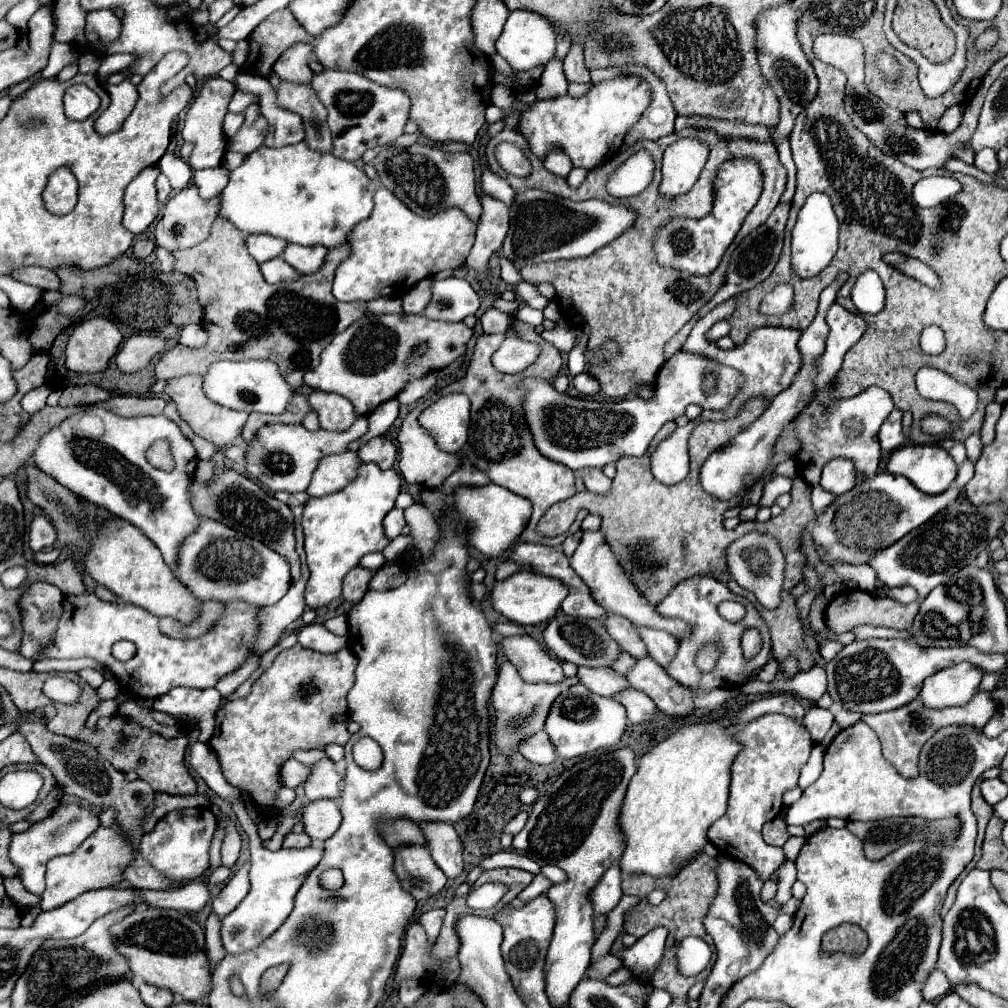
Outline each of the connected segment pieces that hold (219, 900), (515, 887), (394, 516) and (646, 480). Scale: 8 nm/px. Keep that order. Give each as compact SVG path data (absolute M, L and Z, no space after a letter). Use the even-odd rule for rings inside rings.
M245 862L237 874L223 886L221 894L213 900L213 914L219 918L225 918L229 912L233 912L241 900L249 894L249 862Z
M491 870L491 872L483 872L477 882L473 886L485 884L485 882L501 882L509 886L509 892L505 894L505 900L513 900L529 882L533 880L533 874L525 872L525 870Z
M393 508L393 510L385 516L385 520L383 520L385 536L387 536L389 540L393 540L395 536L399 536L399 532L401 532L401 528L403 528L403 526L405 526L403 510L397 510L397 508Z
M755 396L751 400L745 402L745 406L741 408L741 412L729 420L721 420L721 422L701 422L699 426L695 426L695 430L689 436L689 458L691 458L691 472L685 480L681 480L679 484L673 486L665 486L659 484L655 480L655 476L651 474L649 468L649 458L651 452L659 446L661 440L669 438L675 430L675 422L667 422L655 436L655 444L651 446L651 450L641 456L641 458L621 458L617 462L617 474L613 478L611 490L607 494L593 494L593 492L579 492L563 502L557 502L555 506L551 506L543 515L539 524L537 524L537 532L541 536L559 536L567 532L574 522L577 510L579 508L587 508L591 514L601 516L601 528L599 532L603 534L605 542L611 546L615 558L619 560L619 564L623 566L627 578L637 586L637 590L641 592L641 596L647 598L649 604L659 604L659 600L665 598L665 594L677 586L681 580L695 576L695 574L709 574L715 576L717 580L725 582L729 586L731 592L749 598L751 602L755 600L751 592L743 590L733 576L729 574L727 568L727 558L725 558L725 550L733 544L733 540L749 534L749 532L763 532L773 536L783 554L785 554L785 577L783 582L783 592L781 592L781 604L775 610L767 610L761 604L755 604L755 608L759 610L759 614L763 616L763 620L767 622L769 634L771 634L771 646L773 646L773 656L781 662L787 656L795 654L801 662L801 670L809 670L815 662L813 656L805 650L803 644L803 628L801 628L801 620L795 608L795 598L789 596L789 588L793 588L797 582L803 578L802 569L805 564L805 556L799 550L801 546L801 534L807 528L809 522L815 520L813 510L811 510L811 486L806 483L802 477L795 479L791 488L791 503L780 515L772 517L765 523L759 522L741 522L735 530L725 530L723 526L723 512L729 508L739 506L739 500L719 500L715 496L709 496L699 482L699 472L701 466L705 464L705 460L719 448L723 448L729 440L733 440L739 432L743 432L743 428L747 428L749 424L753 424L753 420L757 420L767 408L769 408L769 400ZM639 556L643 562L649 562L647 566L639 566Z

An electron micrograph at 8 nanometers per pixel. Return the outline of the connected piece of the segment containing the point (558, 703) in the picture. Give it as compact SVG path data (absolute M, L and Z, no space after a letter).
M575 684L567 692L561 692L555 698L551 712L545 720L545 732L551 744L555 746L555 754L559 758L575 758L605 746L615 746L623 736L625 728L625 708L615 698L605 698L597 696L595 692L589 692L583 684Z

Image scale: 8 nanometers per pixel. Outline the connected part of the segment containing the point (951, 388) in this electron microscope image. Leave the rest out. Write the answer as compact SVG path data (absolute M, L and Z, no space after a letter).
M925 366L917 372L915 382L917 382L917 392L923 398L953 404L957 408L961 420L967 420L977 410L977 402L979 402L977 390L955 380L947 372Z

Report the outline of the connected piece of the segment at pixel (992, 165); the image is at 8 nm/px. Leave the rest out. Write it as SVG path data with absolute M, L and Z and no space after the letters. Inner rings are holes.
M979 150L979 152L975 154L975 166L988 174L990 174L990 170L998 170L1000 163L997 162L995 150Z

